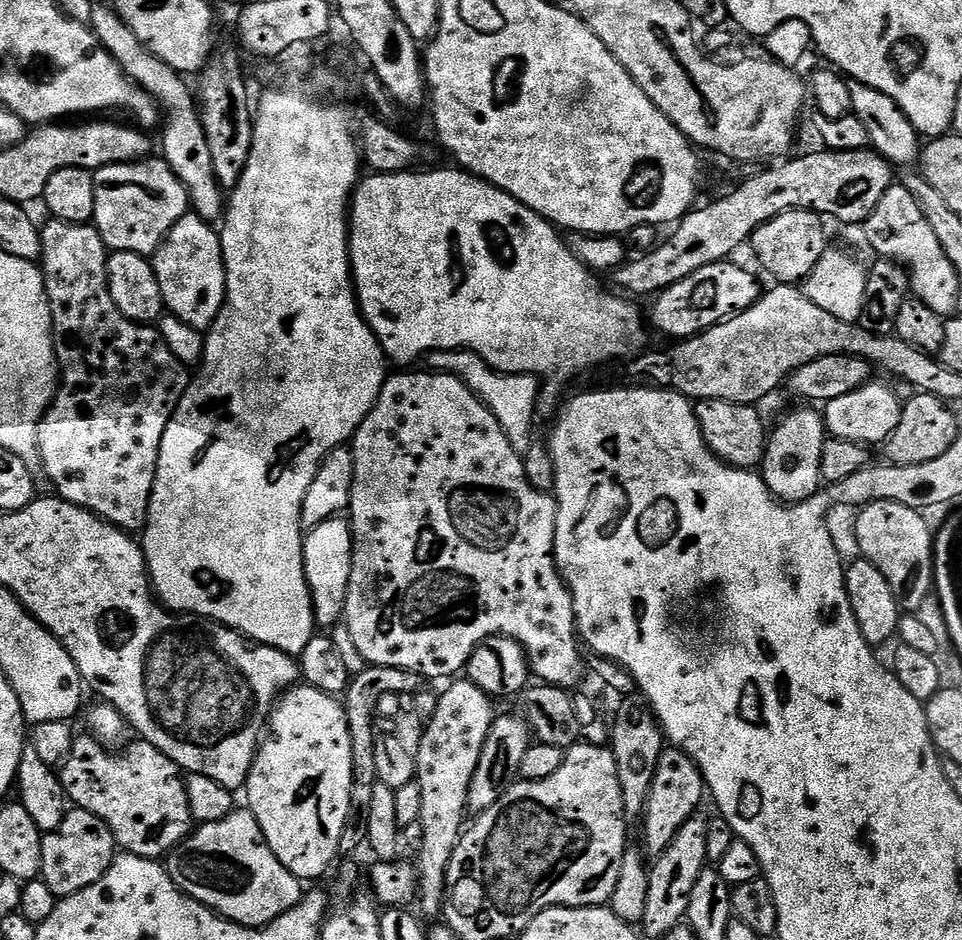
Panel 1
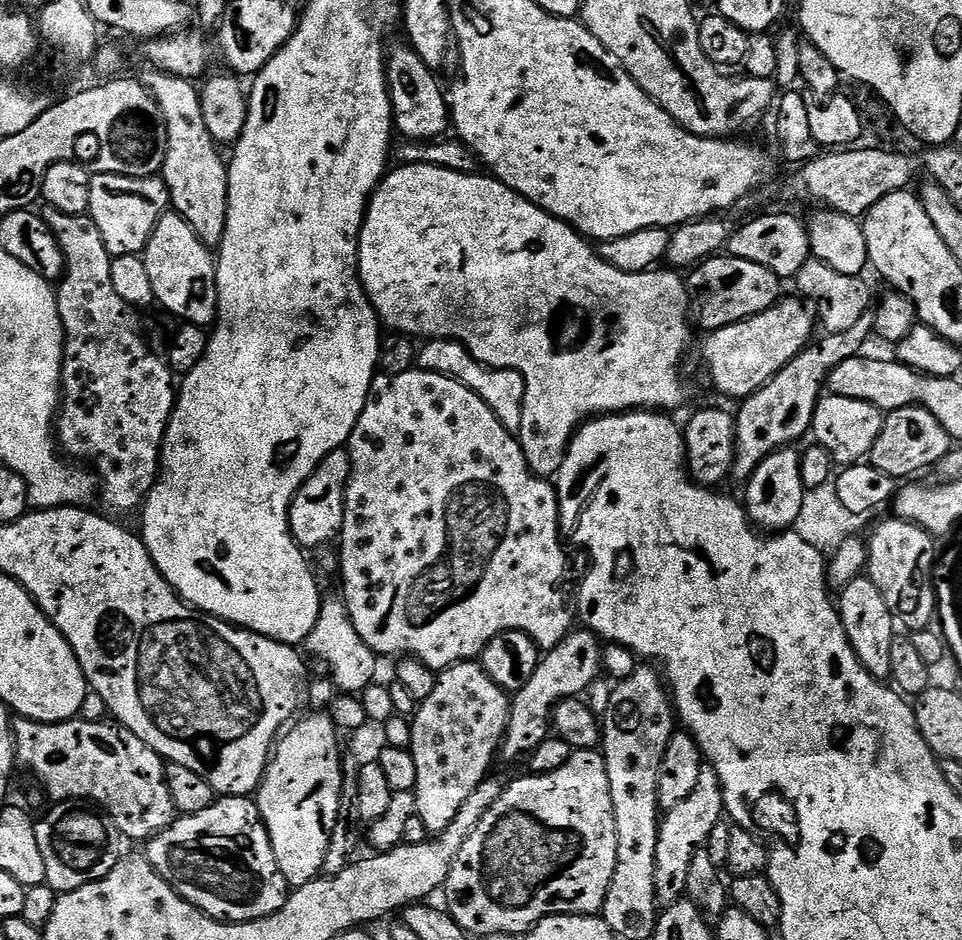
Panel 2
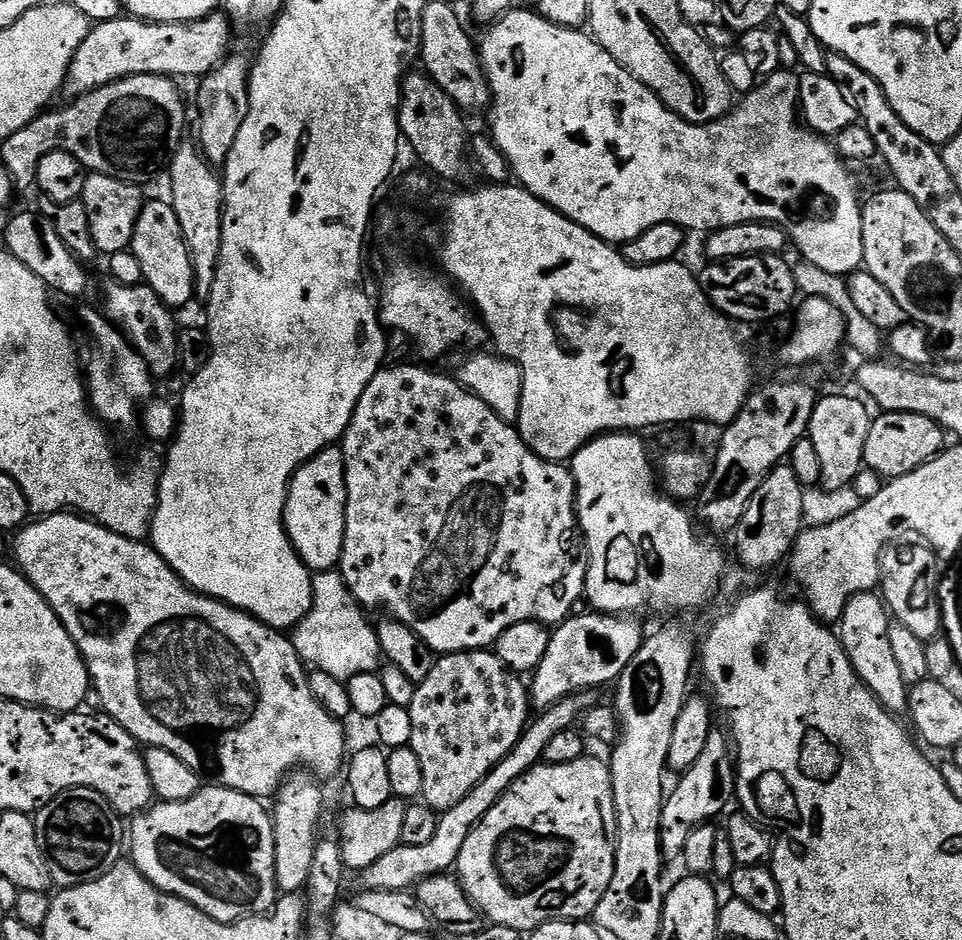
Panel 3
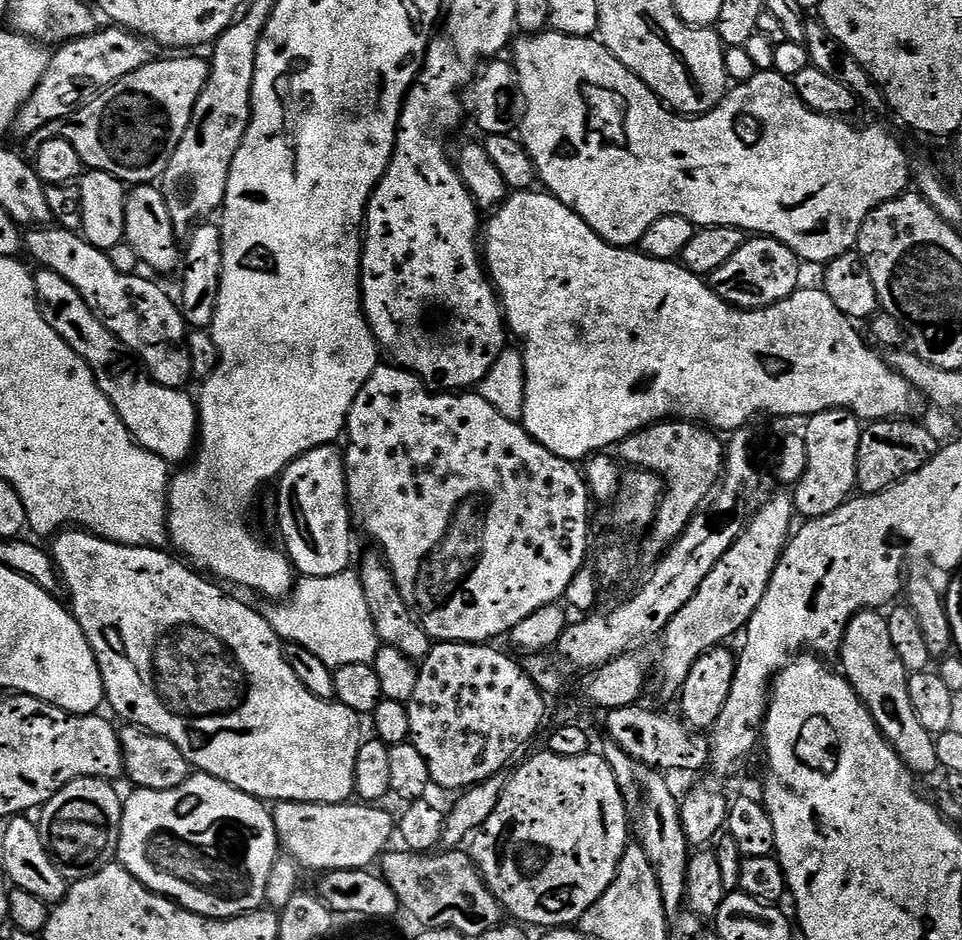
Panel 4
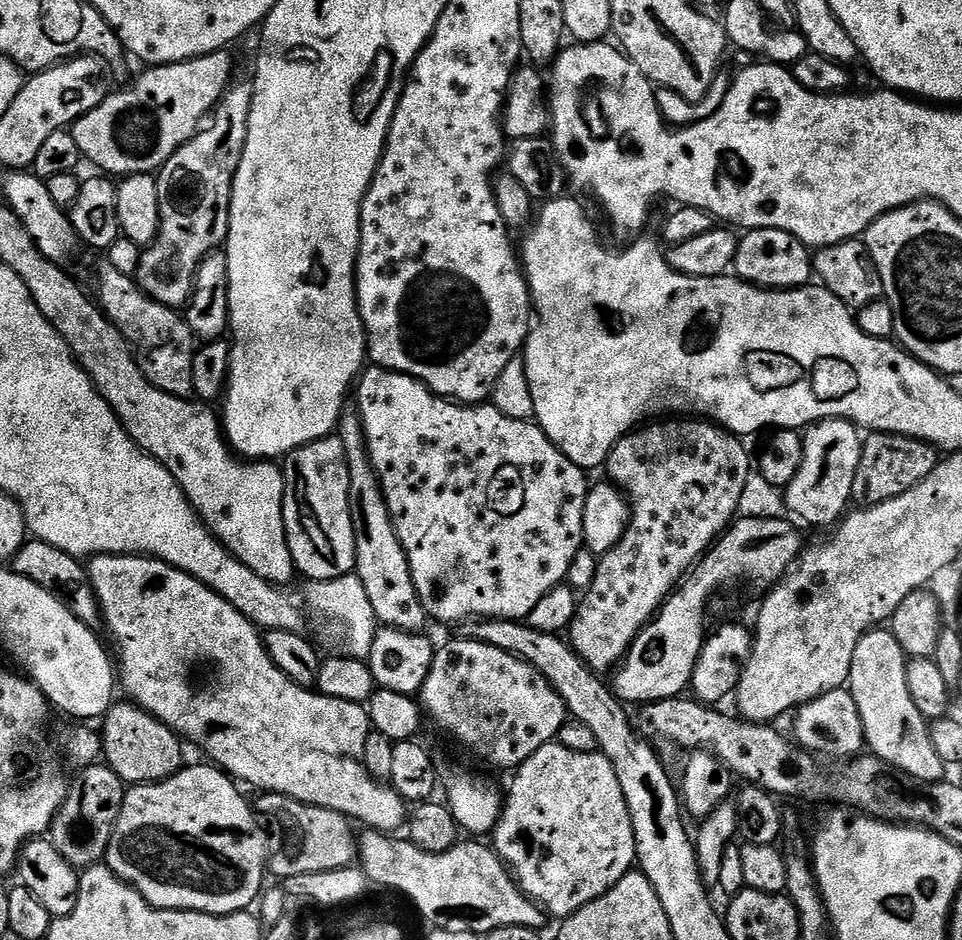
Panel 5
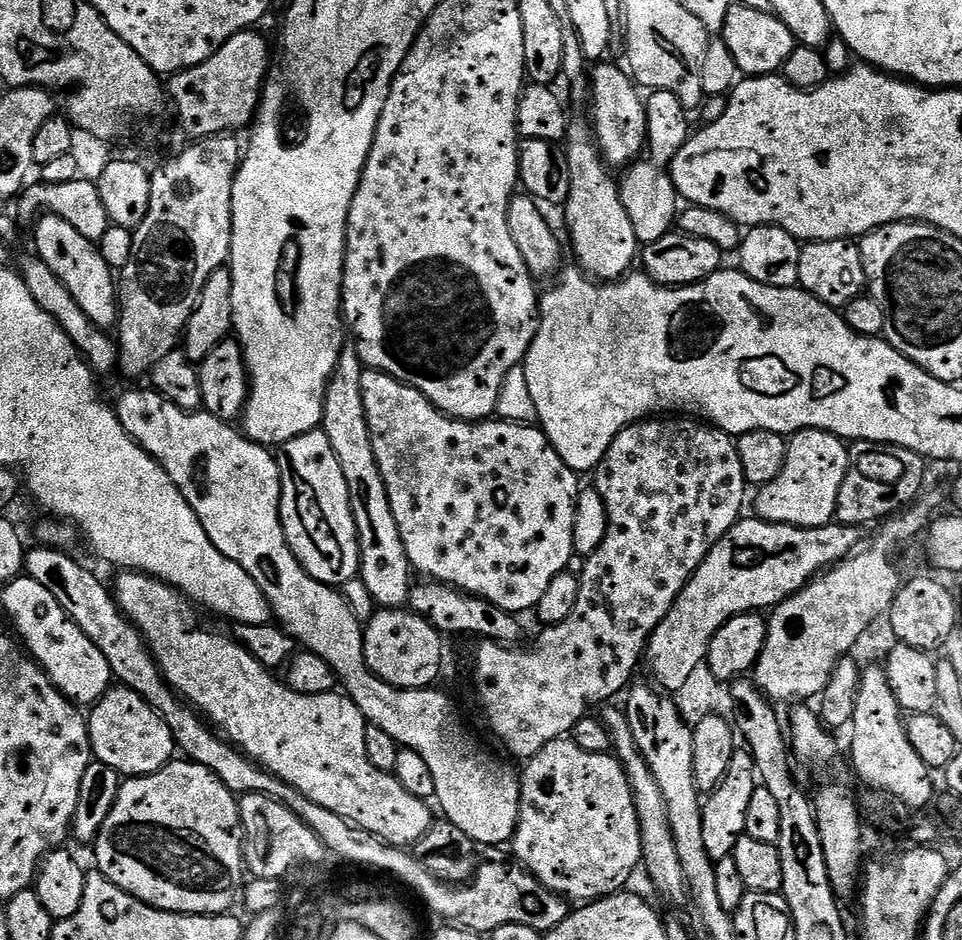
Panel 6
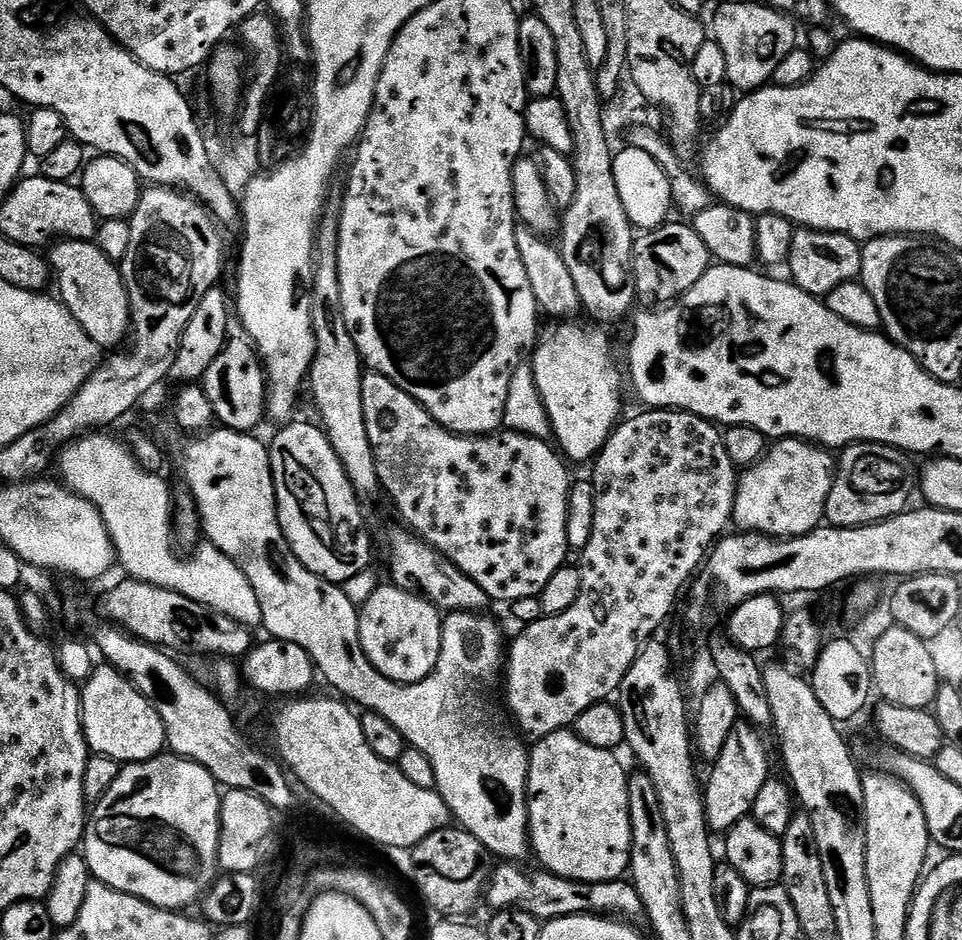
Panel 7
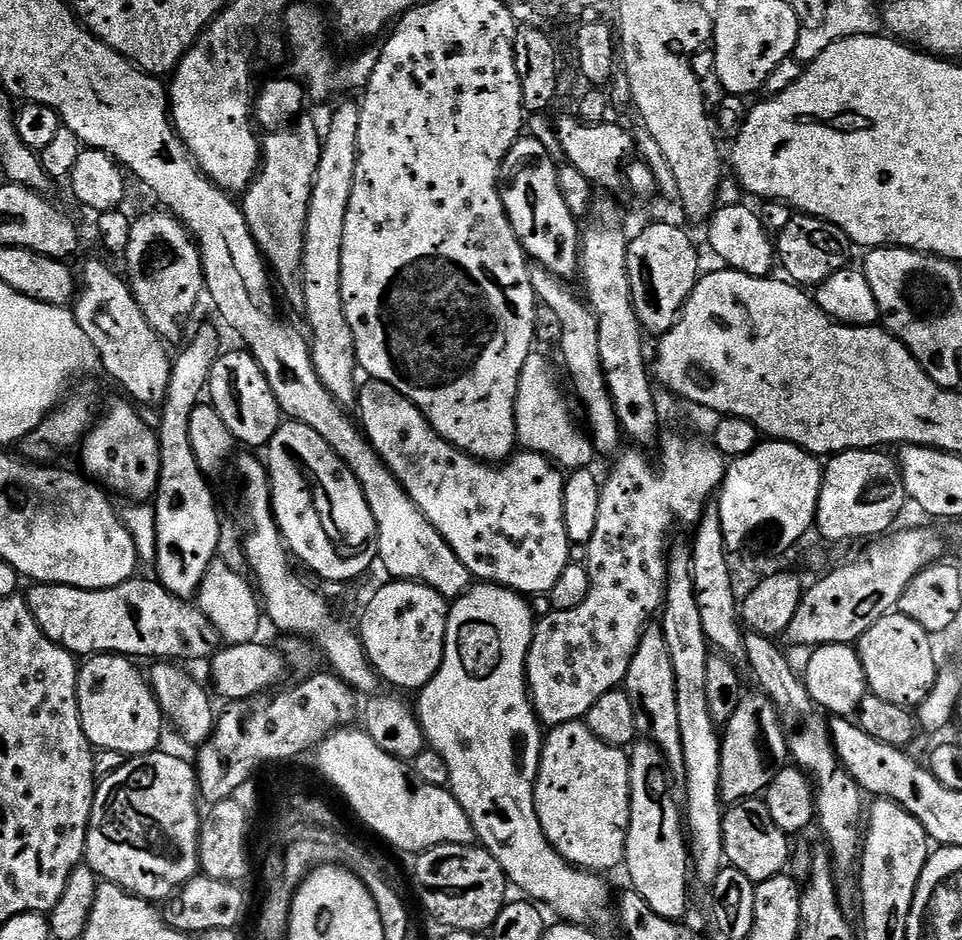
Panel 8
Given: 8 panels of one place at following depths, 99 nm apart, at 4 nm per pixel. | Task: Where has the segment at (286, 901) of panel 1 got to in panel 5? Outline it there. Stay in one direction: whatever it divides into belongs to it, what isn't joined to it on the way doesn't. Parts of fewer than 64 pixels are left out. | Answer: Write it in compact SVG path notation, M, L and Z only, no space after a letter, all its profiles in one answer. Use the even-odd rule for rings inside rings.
M211 763L185 766L175 772L170 778L157 780L155 784L138 784L129 787L124 793L122 810L116 820L111 821L110 842L108 843L108 855L106 863L108 869L120 880L124 880L131 888L138 890L142 898L146 898L148 904L155 908L170 908L177 912L205 912L211 916L229 916L235 912L251 909L259 901L262 889L265 887L266 869L270 855L270 837L262 823L261 817L257 816L250 800L247 800L239 792L237 781L229 773L213 766Z

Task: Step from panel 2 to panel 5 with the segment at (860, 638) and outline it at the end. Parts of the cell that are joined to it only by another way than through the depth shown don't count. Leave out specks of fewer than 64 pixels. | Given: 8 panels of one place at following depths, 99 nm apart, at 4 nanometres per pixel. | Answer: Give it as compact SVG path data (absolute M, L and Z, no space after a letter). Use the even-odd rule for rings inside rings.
M877 626L867 632L854 646L854 660L850 662L850 678L846 688L852 693L852 704L858 706L867 751L879 760L885 760L891 768L896 768L907 776L913 776L924 784L934 784L938 780L945 779L946 766L942 758L938 758L938 750L934 750L934 742L930 742L929 721L924 719L918 706L914 706L914 698L910 698L910 686L906 686L908 662L909 657L905 656L902 646L898 646L892 631Z

